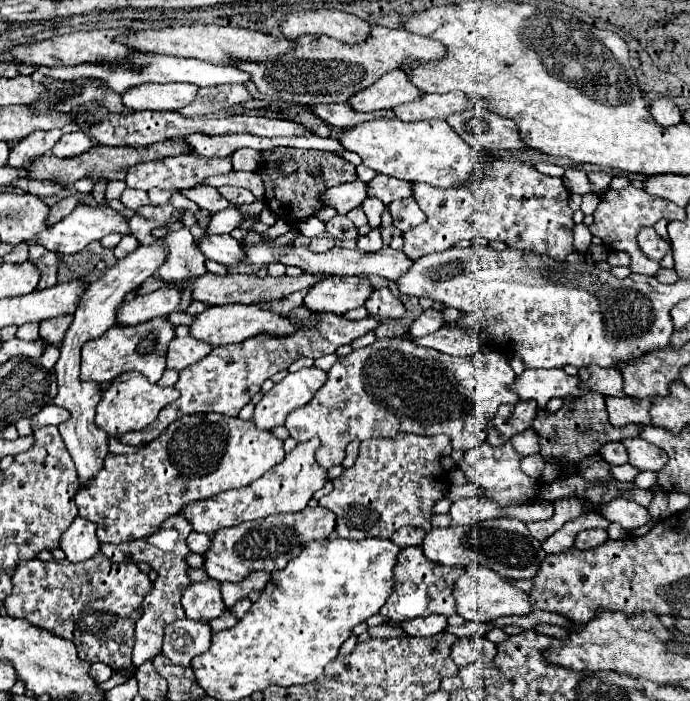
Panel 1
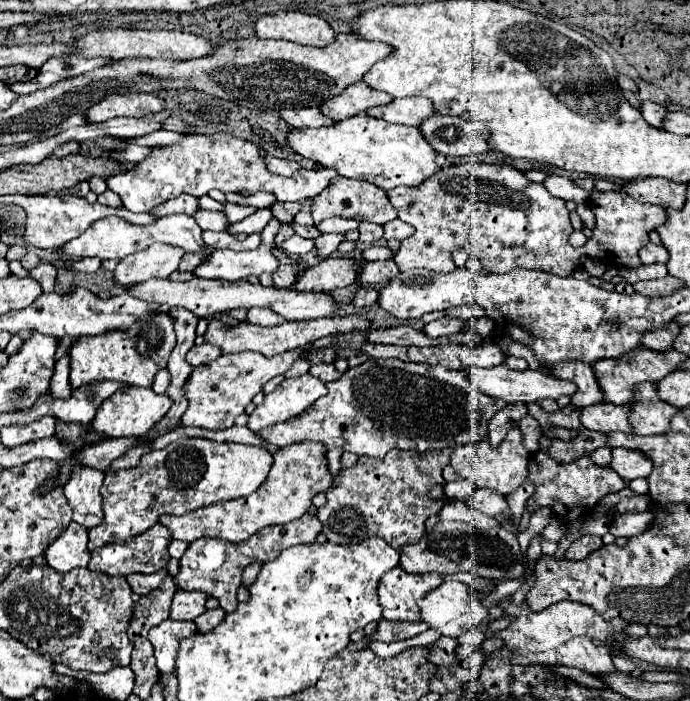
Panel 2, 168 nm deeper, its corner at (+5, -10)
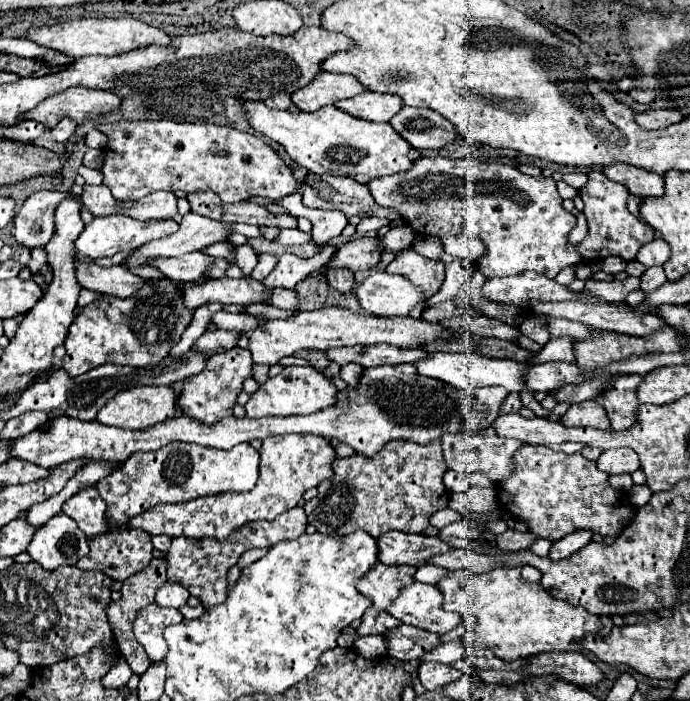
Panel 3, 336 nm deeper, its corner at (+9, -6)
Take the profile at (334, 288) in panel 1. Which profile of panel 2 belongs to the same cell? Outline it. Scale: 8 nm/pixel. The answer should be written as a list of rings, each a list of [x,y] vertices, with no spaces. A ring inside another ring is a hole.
[[[149,279],[145,283],[137,283],[127,289],[129,295],[137,299],[145,299],[147,303],[163,305],[165,309],[171,307],[185,307],[191,313],[195,313],[199,319],[231,309],[251,309],[251,307],[269,307],[271,311],[279,313],[287,321],[307,321],[307,319],[319,319],[319,317],[331,317],[335,315],[335,301],[327,293],[315,293],[315,291],[295,291],[295,289],[277,289],[277,287],[263,287],[263,285],[251,285],[249,281],[211,281],[211,279],[191,279],[185,283],[175,283],[169,279]]]

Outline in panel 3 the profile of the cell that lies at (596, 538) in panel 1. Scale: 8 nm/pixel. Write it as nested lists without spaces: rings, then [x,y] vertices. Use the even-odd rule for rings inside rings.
[[[579,529],[579,531],[573,531],[573,533],[565,535],[563,539],[553,543],[553,547],[549,551],[549,559],[559,561],[559,559],[565,559],[565,557],[573,555],[575,551],[583,549],[585,545],[589,545],[591,537],[593,537],[593,533],[589,529]]]

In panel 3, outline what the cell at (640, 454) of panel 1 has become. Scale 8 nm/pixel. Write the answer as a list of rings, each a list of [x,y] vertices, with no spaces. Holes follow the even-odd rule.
[[[629,447],[621,449],[607,449],[597,459],[597,467],[605,471],[607,475],[619,475],[619,473],[633,473],[641,467],[639,455],[631,451]]]

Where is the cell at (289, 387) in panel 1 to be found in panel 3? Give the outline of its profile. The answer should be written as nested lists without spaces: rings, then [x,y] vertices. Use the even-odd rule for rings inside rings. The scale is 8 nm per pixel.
[[[285,367],[277,377],[271,377],[267,383],[259,387],[257,393],[251,395],[247,401],[247,417],[259,419],[259,417],[281,417],[281,415],[309,415],[315,411],[321,411],[335,403],[337,389],[331,385],[331,381],[311,367]]]

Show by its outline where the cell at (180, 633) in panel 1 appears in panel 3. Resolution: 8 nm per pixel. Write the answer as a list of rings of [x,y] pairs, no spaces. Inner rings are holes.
[[[155,603],[139,611],[137,621],[133,623],[133,633],[153,663],[163,661],[167,655],[167,643],[163,637],[163,629],[169,625],[177,625],[181,621],[183,621],[183,615],[179,609],[159,607]]]

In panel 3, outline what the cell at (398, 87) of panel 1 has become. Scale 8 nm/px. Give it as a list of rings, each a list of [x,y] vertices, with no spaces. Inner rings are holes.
[[[321,73],[313,81],[313,87],[303,87],[293,93],[291,99],[301,111],[319,111],[325,105],[335,105],[341,99],[351,99],[363,93],[365,87],[351,75]]]

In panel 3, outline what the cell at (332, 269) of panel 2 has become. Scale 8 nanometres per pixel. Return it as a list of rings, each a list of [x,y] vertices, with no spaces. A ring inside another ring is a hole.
[[[379,237],[367,239],[353,239],[349,243],[343,243],[327,263],[331,269],[349,269],[353,273],[357,271],[369,271],[379,263],[381,257],[381,243]]]

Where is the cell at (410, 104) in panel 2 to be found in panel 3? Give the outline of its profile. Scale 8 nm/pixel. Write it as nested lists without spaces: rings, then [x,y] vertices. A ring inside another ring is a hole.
[[[363,91],[355,99],[343,99],[337,107],[359,119],[389,121],[393,115],[397,115],[403,109],[403,99],[399,95]]]

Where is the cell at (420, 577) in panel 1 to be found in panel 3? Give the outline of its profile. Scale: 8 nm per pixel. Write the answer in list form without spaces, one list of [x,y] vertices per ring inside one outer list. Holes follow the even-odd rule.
[[[379,563],[357,581],[357,589],[373,601],[377,611],[387,611],[403,587],[415,581],[415,567],[387,567]]]

